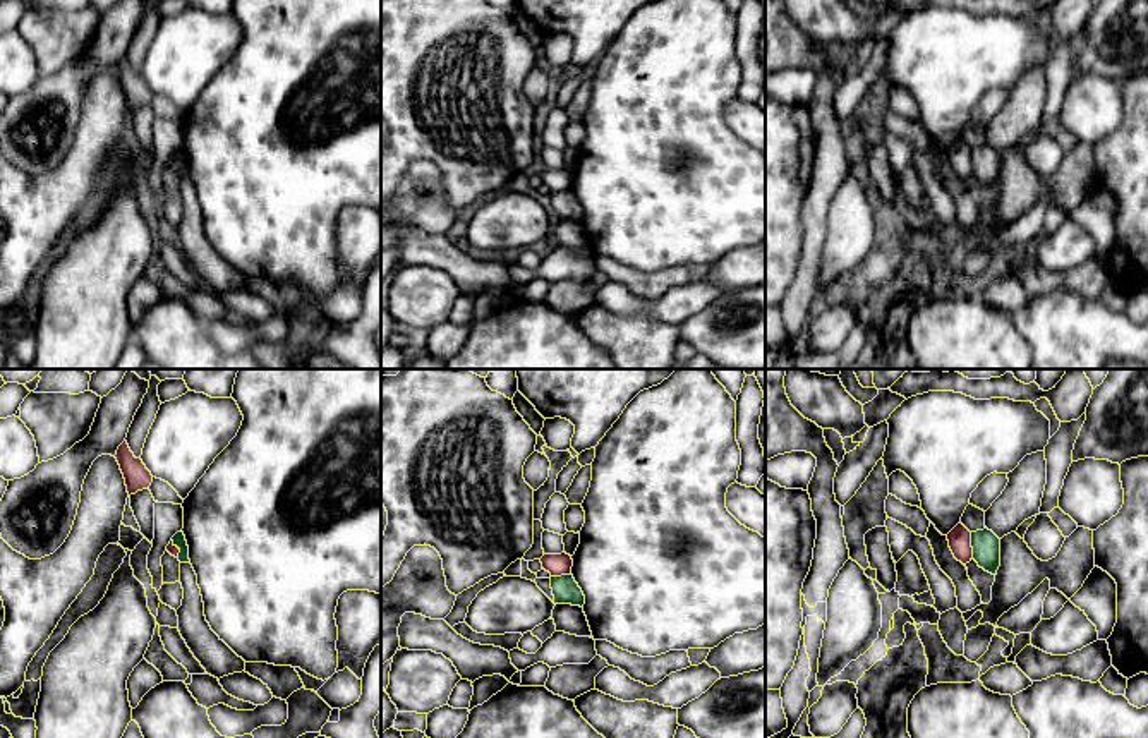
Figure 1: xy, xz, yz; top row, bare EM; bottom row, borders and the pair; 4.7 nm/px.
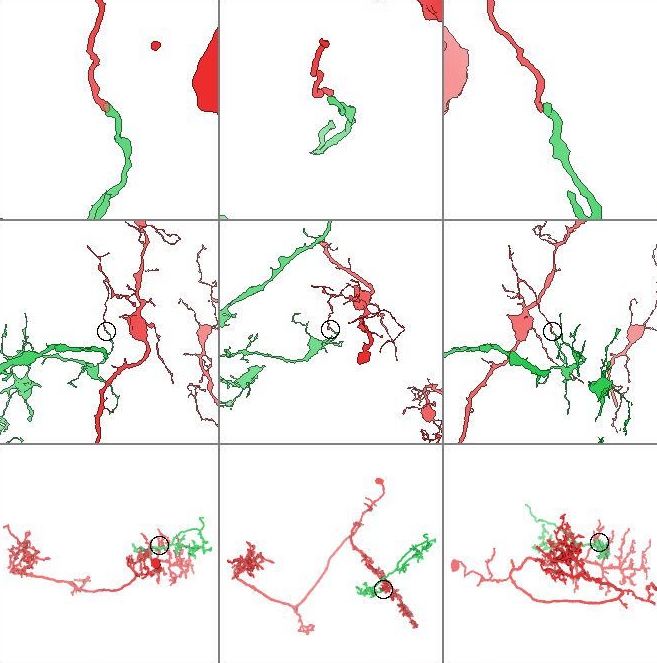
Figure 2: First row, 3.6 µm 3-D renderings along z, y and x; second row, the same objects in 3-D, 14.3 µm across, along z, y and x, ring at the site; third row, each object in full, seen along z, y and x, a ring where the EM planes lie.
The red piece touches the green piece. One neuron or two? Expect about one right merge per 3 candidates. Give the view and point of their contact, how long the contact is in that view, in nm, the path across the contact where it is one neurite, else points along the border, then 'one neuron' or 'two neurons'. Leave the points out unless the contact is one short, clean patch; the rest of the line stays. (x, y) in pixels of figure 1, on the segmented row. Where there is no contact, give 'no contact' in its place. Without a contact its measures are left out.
yz (970, 544) | 120 nm | along yz (970, 532), (973, 556) | two neurons

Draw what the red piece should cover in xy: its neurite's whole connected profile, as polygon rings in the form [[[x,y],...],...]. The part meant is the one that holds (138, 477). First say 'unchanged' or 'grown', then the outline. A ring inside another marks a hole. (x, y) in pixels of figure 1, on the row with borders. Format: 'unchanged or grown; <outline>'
unchanged; [[[124,441],[115,455],[120,470],[125,479],[127,493],[136,494],[137,491],[149,489],[153,482],[151,472],[146,469],[141,458],[136,458],[127,441]]]

